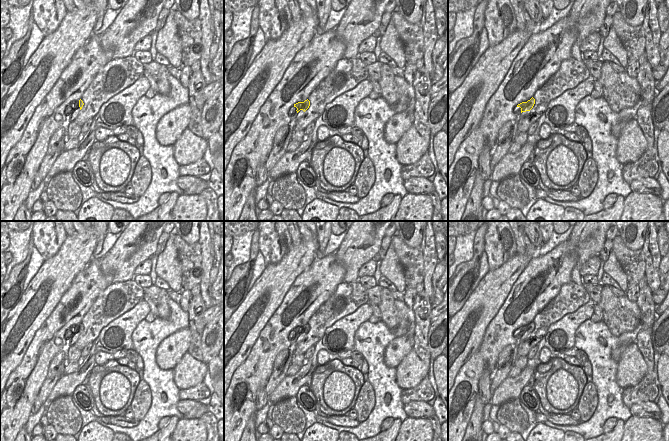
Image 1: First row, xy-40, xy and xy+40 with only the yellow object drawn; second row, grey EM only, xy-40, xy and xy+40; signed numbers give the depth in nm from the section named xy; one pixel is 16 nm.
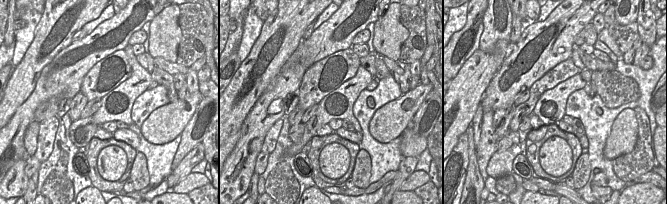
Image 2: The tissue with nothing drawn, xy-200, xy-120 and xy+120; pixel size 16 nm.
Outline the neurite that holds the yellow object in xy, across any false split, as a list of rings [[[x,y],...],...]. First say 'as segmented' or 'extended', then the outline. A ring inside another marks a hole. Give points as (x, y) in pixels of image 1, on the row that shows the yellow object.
extended | [[[307,99],[304,102],[298,102],[296,104],[294,104],[294,107],[296,107],[297,109],[294,110],[294,112],[296,112],[296,118],[293,119],[292,122],[296,122],[303,114],[304,112],[309,108],[310,106],[310,101]]]

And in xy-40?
extended | [[[80,99],[78,101],[70,103],[69,105],[66,106],[66,112],[67,112],[66,117],[68,119],[68,123],[73,122],[77,118],[83,105],[84,105],[84,103]]]

